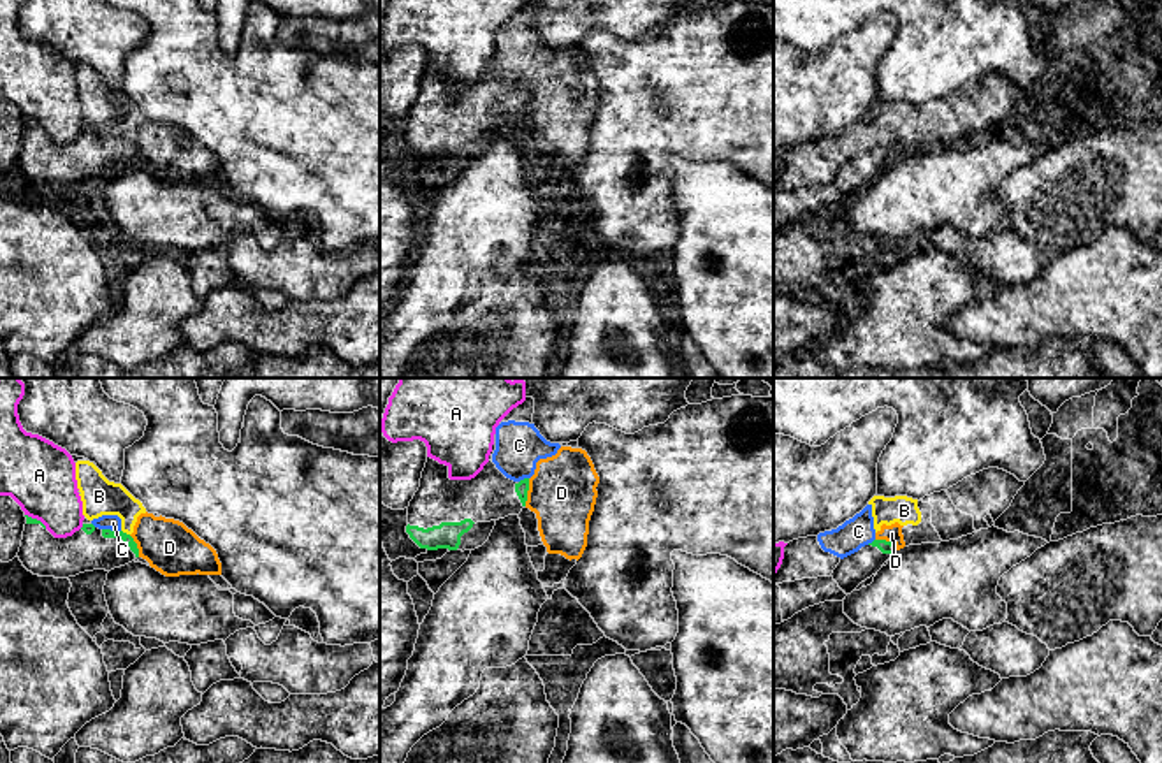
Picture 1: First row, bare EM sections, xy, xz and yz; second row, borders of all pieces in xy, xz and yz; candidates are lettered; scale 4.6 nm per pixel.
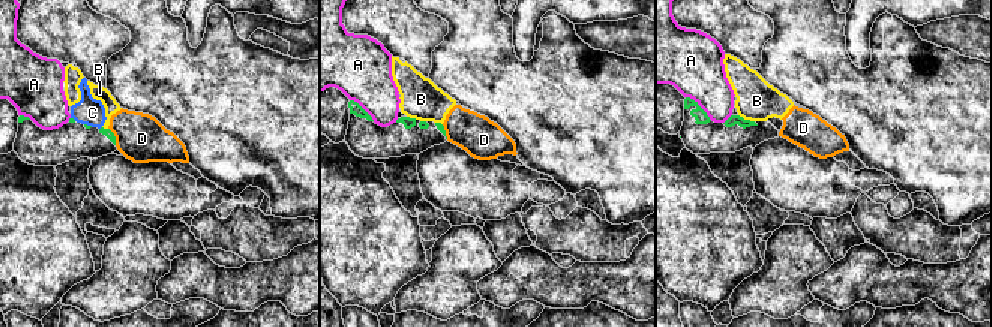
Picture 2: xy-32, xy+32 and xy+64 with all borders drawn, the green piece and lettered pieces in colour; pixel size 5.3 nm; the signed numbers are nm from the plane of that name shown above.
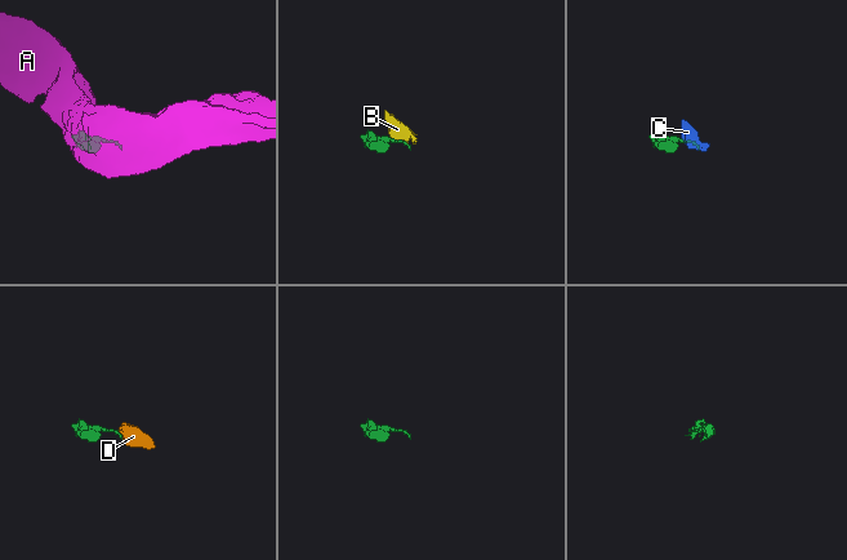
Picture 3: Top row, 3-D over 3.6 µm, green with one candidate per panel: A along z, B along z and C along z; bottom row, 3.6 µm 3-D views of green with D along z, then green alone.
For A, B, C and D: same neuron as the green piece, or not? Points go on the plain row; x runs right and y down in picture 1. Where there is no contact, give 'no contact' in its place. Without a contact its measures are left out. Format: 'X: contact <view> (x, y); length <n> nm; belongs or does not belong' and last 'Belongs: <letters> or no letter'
A: contact xy (36, 125); length 120 nm; does not belong
B: contact xy (125, 139); length 50 nm; does not belong
C: contact xy (109, 136); length 90 nm; does not belong
D: contact xz (526, 99); length 130 nm; does not belong
Belongs: no letter

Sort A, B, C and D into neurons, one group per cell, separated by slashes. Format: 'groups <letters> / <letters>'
groups A / B C D

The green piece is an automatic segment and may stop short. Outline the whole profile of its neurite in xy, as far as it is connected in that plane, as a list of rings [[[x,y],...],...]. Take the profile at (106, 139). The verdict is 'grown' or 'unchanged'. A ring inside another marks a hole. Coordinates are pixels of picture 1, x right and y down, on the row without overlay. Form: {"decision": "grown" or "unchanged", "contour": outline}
{"decision": "grown", "contour": [[[25,123],[18,164],[33,181],[69,185],[93,176],[111,178],[139,164],[137,149],[123,137],[83,130],[72,142],[54,144],[40,127]]]}

